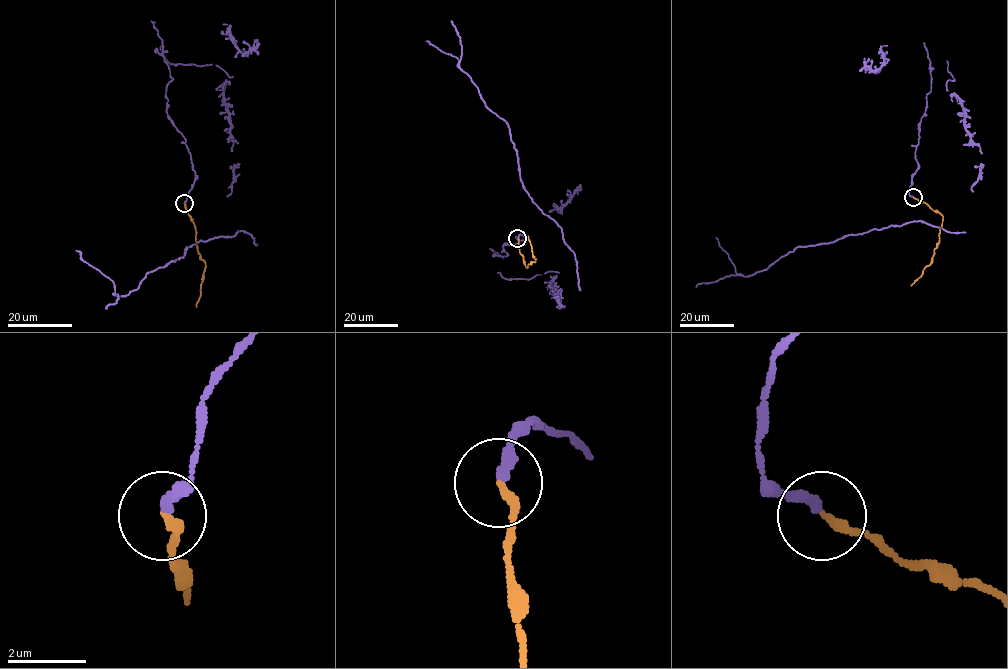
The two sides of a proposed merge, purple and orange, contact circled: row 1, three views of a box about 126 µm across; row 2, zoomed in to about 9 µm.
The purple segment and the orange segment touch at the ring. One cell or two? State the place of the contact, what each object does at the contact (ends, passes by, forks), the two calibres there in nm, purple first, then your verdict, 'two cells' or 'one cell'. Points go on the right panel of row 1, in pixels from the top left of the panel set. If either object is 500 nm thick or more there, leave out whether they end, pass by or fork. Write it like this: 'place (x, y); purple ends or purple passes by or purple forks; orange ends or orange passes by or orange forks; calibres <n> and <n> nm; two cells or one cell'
place (913, 197); purple ends; orange ends; calibres 280 and 220 nm; one cell

